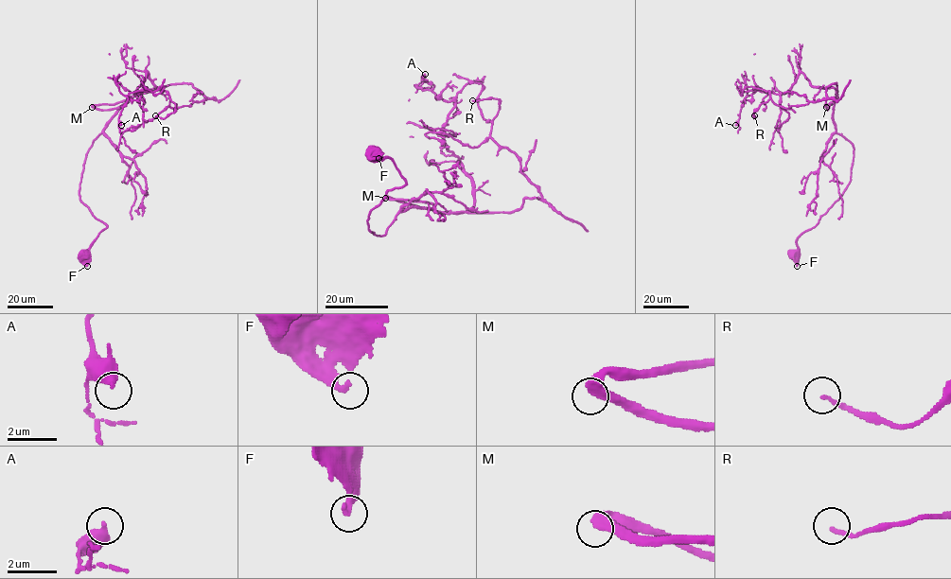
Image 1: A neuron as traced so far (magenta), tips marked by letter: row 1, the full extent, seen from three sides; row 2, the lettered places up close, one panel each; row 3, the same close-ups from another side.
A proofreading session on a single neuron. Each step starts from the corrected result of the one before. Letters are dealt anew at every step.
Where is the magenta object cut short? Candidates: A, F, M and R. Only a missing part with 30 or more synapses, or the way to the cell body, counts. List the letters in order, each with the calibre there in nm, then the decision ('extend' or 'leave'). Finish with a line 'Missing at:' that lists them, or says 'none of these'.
A: 400 nm thick; leave
F: 280 nm thick; leave
M: 320 nm thick; leave
R: 150 nm thick; leave
Missing at: none of these

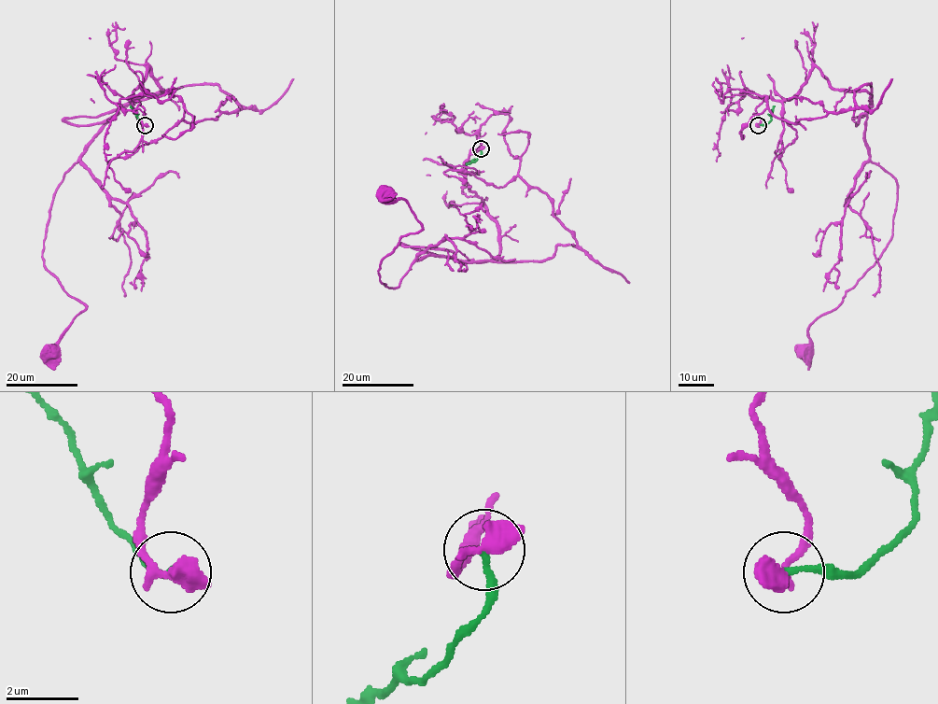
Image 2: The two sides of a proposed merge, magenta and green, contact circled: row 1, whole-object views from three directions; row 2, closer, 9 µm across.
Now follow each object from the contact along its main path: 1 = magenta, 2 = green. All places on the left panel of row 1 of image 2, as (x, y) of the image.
1: (144, 125), (130, 100), (148, 66), (163, 90), (124, 104), (53, 198), (44, 266), (86, 307), (50, 353)
2: (144, 125), (130, 106)

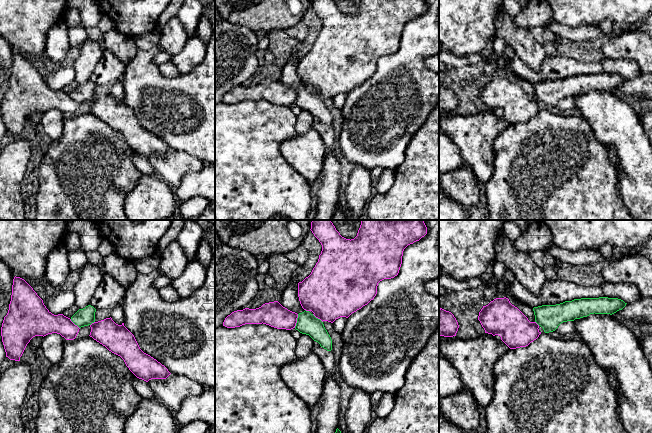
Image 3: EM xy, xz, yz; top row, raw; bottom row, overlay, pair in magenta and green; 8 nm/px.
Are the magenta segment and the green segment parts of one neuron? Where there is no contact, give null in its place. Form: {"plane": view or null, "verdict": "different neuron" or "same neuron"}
{"plane": "xz", "verdict": "different neuron"}

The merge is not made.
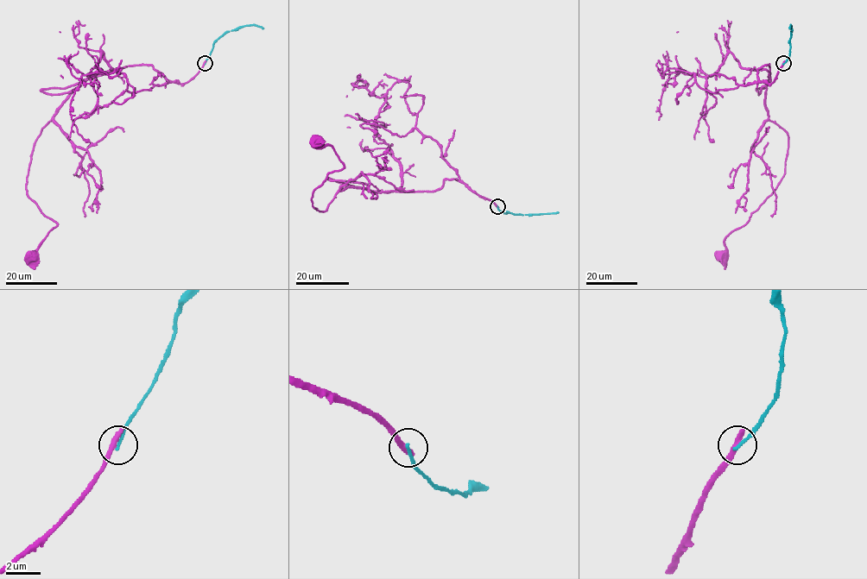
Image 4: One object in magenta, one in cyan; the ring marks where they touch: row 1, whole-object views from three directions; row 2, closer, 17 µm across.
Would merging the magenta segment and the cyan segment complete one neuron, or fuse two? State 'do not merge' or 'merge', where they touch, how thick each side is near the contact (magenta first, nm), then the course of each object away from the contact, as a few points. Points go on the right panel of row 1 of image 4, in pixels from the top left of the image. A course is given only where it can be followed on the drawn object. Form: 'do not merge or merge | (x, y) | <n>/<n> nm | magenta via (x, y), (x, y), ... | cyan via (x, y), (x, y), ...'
do not merge | (783, 63) | 400/180 nm | magenta via (783, 63), (770, 84), (757, 77), (768, 65), (765, 108), (787, 133), (785, 173), (725, 238), (723, 257) | cyan via (783, 63), (789, 55), (789, 28)

